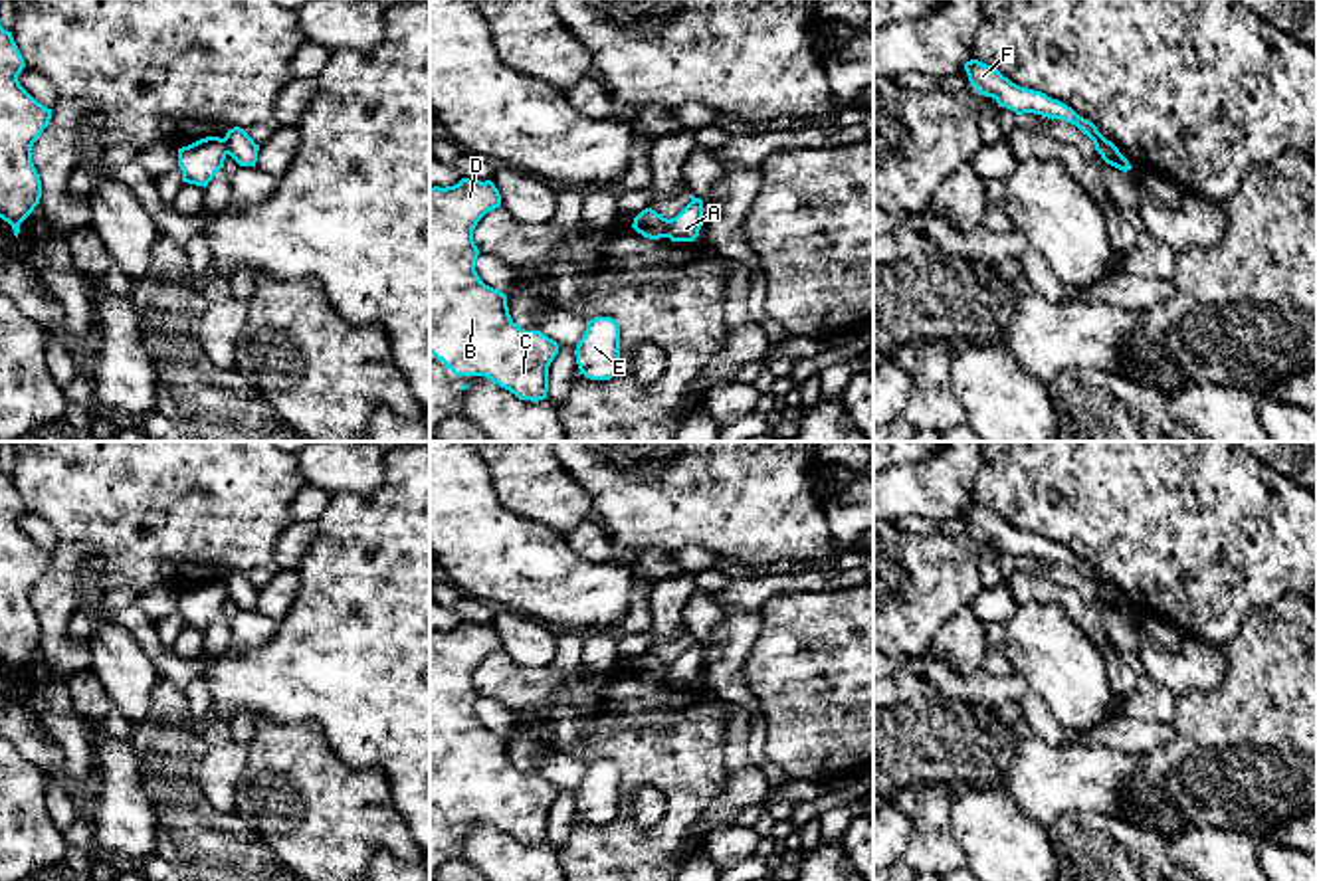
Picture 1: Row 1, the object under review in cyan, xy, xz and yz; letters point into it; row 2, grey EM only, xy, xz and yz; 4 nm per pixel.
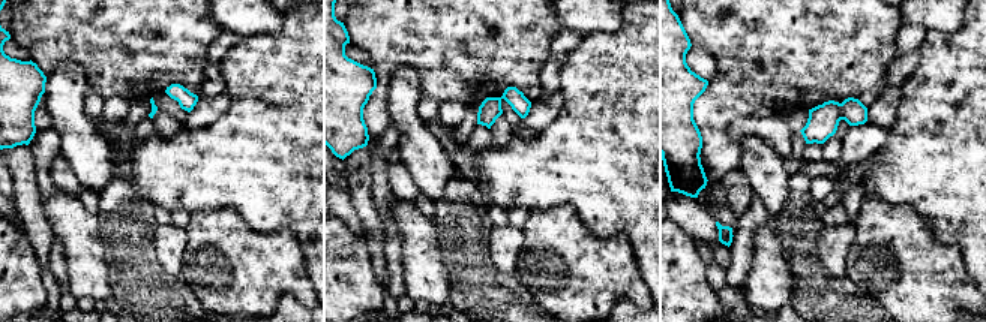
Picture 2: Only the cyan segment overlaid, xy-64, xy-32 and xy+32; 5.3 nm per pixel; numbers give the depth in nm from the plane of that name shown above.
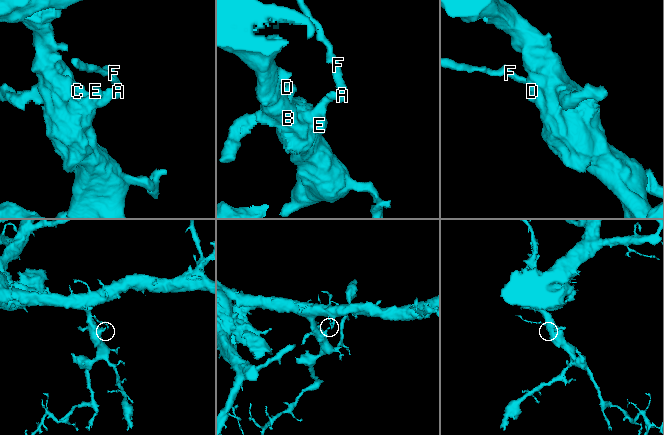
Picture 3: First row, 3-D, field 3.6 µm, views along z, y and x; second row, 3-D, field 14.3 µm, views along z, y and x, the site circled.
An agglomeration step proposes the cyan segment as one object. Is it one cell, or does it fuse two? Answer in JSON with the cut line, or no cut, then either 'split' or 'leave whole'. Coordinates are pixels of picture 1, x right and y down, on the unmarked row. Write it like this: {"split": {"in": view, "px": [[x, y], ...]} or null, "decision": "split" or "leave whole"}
{"split": {"in": "xz", "px": [[670, 664], [666, 680]]}, "decision": "split"}

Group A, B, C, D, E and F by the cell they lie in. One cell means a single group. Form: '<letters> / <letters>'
A F / B C D E

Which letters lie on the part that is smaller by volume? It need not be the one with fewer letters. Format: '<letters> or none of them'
A, F

